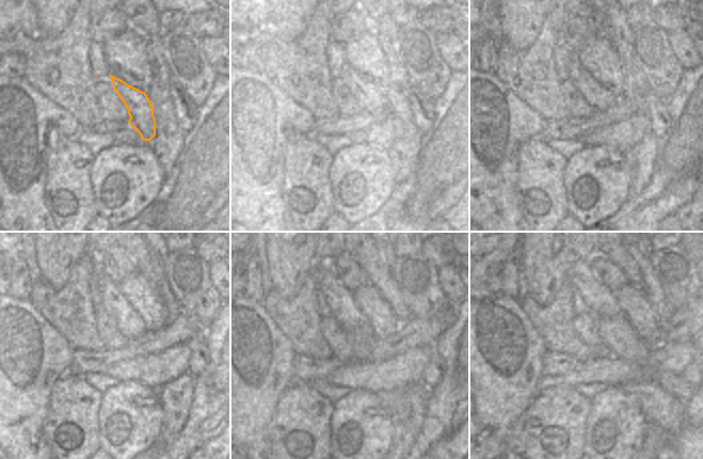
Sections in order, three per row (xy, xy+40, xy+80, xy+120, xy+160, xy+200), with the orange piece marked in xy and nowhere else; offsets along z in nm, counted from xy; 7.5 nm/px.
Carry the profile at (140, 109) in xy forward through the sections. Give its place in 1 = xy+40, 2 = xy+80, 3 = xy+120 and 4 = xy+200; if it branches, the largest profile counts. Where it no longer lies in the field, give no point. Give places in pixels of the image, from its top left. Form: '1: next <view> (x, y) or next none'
1: next xy+40 (371, 99)
2: next xy+80 (601, 95)
3: next xy+120 (120, 321)
4: next xy+200 (590, 297)

